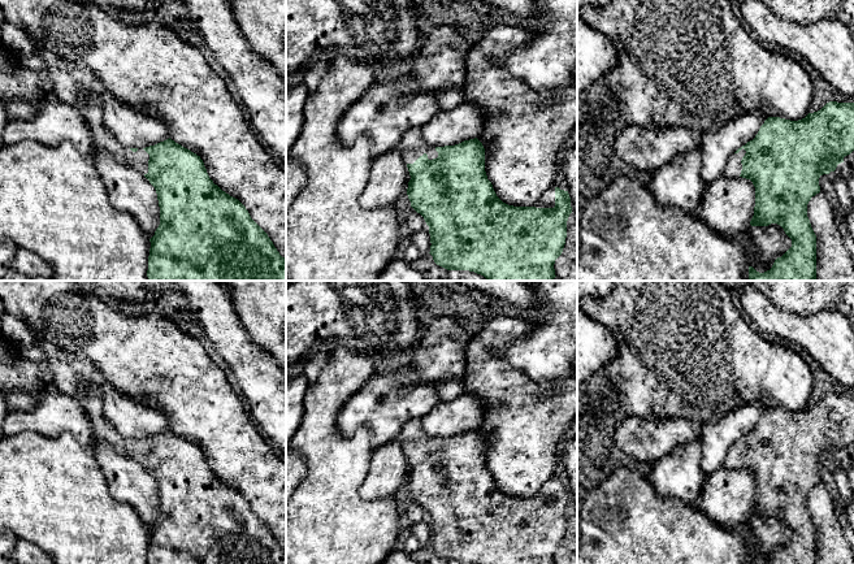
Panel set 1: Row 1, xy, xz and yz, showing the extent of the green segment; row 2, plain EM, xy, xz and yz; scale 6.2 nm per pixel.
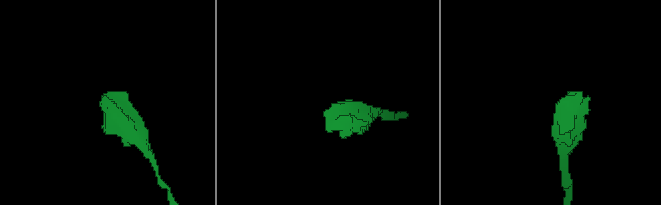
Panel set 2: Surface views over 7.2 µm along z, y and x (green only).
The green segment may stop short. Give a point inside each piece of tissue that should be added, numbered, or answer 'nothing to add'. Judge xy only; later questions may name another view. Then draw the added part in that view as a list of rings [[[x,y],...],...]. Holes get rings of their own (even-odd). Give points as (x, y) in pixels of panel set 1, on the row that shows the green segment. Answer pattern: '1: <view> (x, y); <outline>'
1: xy (138, 160); [[[82,91],[81,101],[84,105],[86,121],[90,126],[95,146],[108,151],[113,159],[126,166],[134,168],[143,175],[148,173],[149,155],[143,149],[133,152],[120,144],[103,126],[103,105],[97,95]]]

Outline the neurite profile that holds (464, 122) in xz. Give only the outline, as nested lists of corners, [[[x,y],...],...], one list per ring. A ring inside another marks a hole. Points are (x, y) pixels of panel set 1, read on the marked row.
[[[469,103],[434,114],[422,127],[422,136],[430,147],[455,146],[478,138],[485,125],[484,110]]]

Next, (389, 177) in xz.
[[[394,148],[374,159],[359,204],[365,209],[393,205],[407,192],[409,179],[407,164],[400,152]]]

